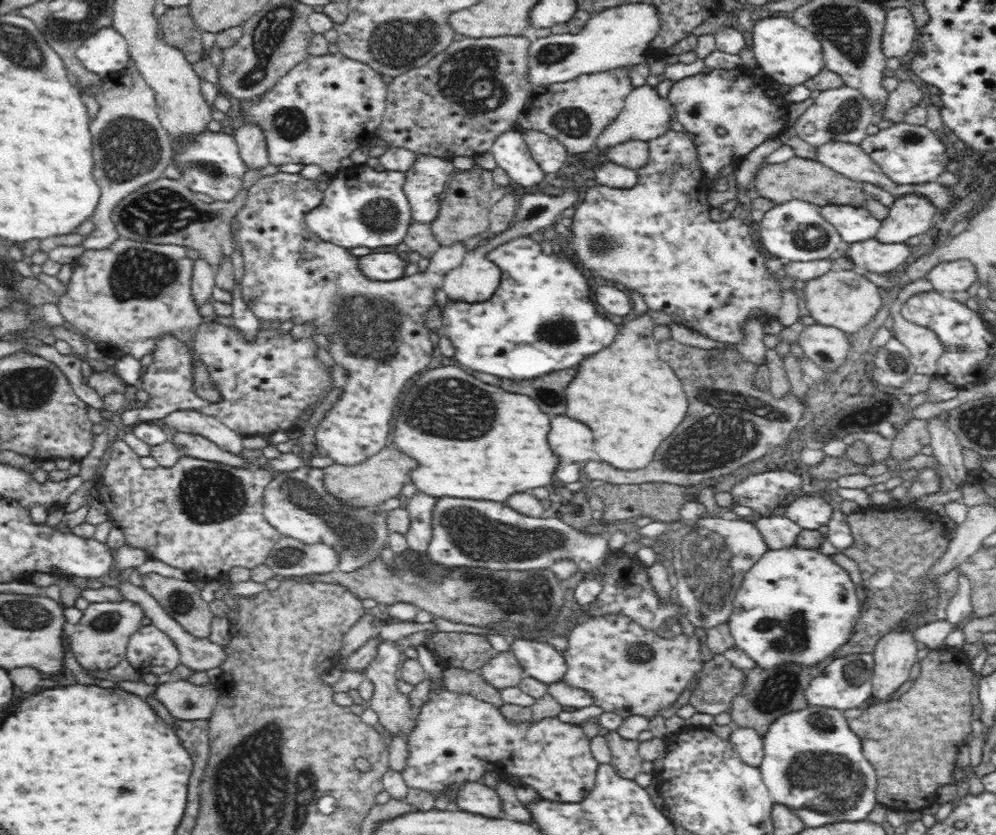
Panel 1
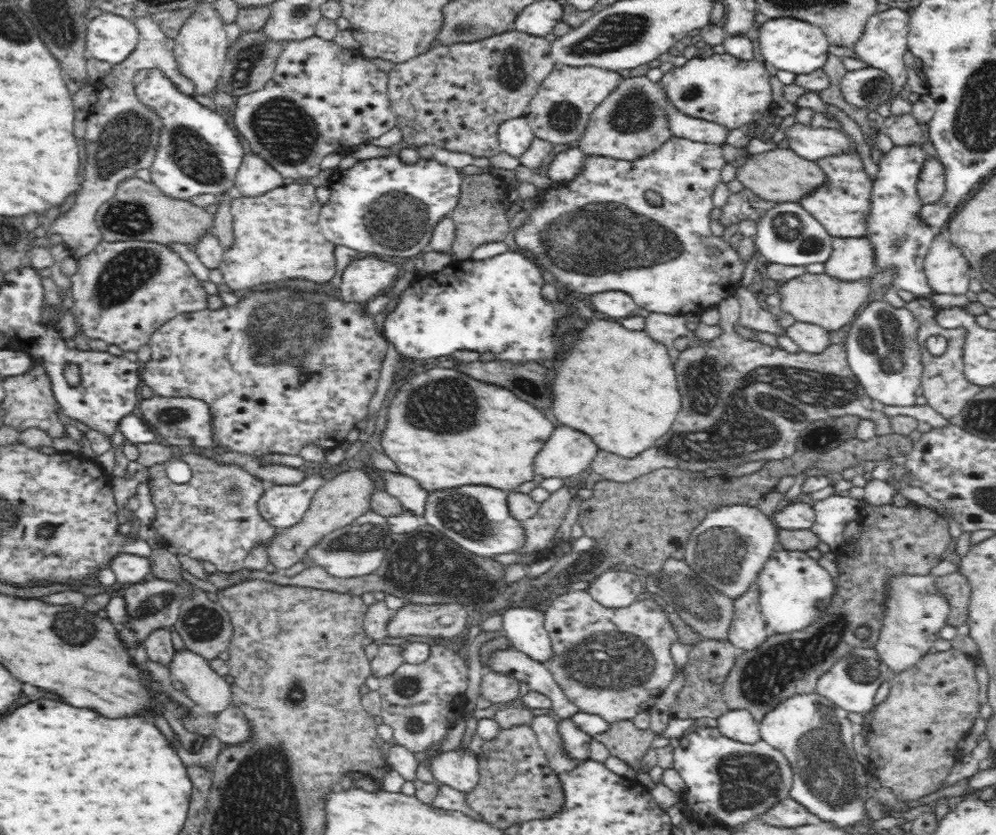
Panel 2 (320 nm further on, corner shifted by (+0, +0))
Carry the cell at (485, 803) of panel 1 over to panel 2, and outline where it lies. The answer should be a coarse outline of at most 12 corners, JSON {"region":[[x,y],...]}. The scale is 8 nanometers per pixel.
{"region":[[470,750],[440,753],[428,764],[434,780],[453,793],[479,785]]}

